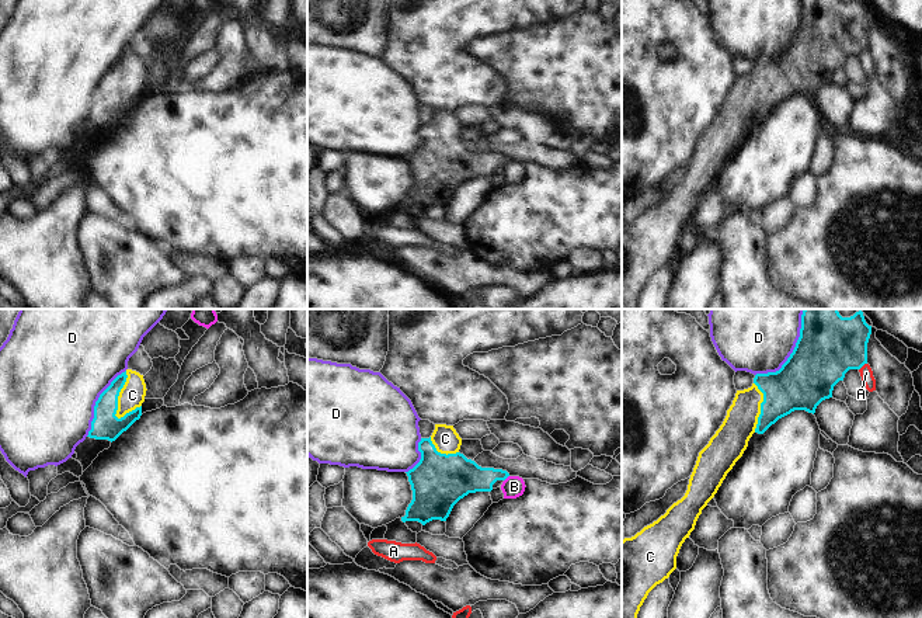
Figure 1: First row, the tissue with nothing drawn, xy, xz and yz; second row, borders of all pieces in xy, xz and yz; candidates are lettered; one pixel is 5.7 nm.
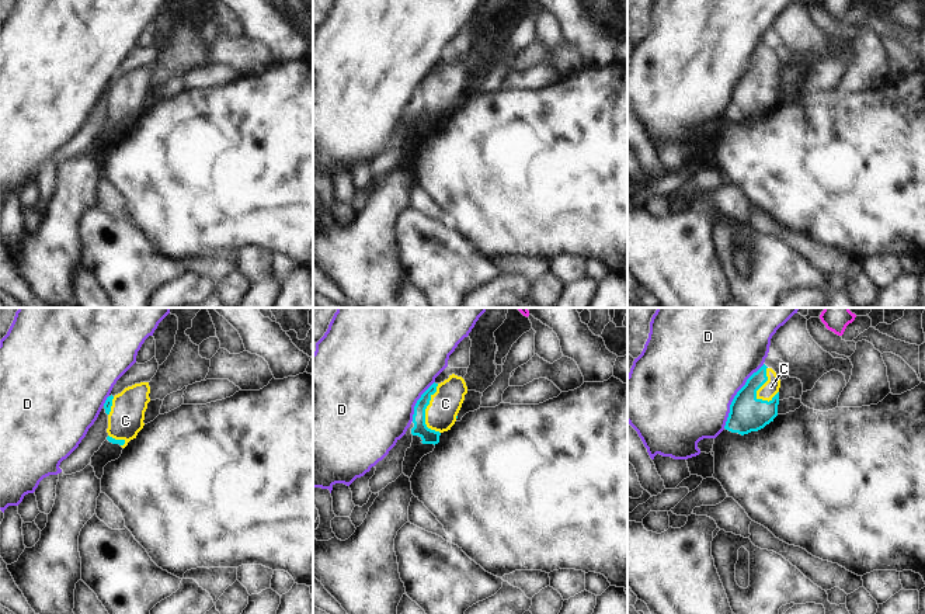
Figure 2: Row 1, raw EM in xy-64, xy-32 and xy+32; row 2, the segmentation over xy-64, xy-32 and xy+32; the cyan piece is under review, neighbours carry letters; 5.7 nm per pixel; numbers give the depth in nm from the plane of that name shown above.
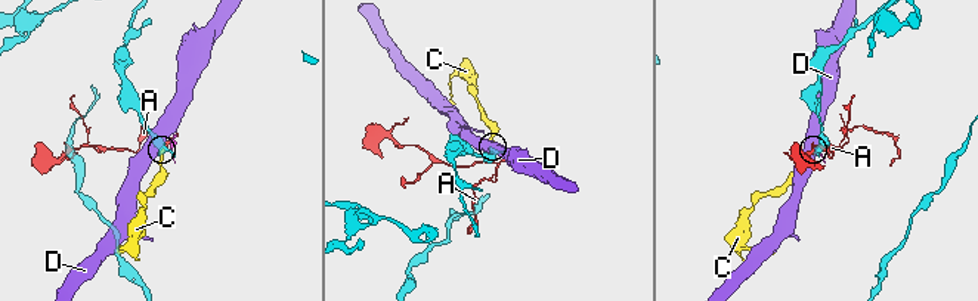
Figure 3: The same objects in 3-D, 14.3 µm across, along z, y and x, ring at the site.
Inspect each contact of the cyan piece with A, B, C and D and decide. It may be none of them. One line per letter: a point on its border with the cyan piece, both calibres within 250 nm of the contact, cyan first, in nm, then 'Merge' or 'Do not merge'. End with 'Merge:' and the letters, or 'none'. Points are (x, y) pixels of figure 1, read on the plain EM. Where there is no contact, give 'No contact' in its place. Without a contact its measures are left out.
A: Touches cyan at yz (862, 51). Thickness 360 nm (cyan) against 70 nm. Do not merge
B: Touches cyan at xz (507, 162). Thickness 200 nm (cyan) against 130 nm. Do not merge
C: Touches cyan at xy (118, 80). Thickness 160 nm (cyan) against 140 nm. Merge
D: Touches cyan at yz (790, 40). Thickness 360 nm (cyan) against 340 nm. Do not merge
Merge: C.

